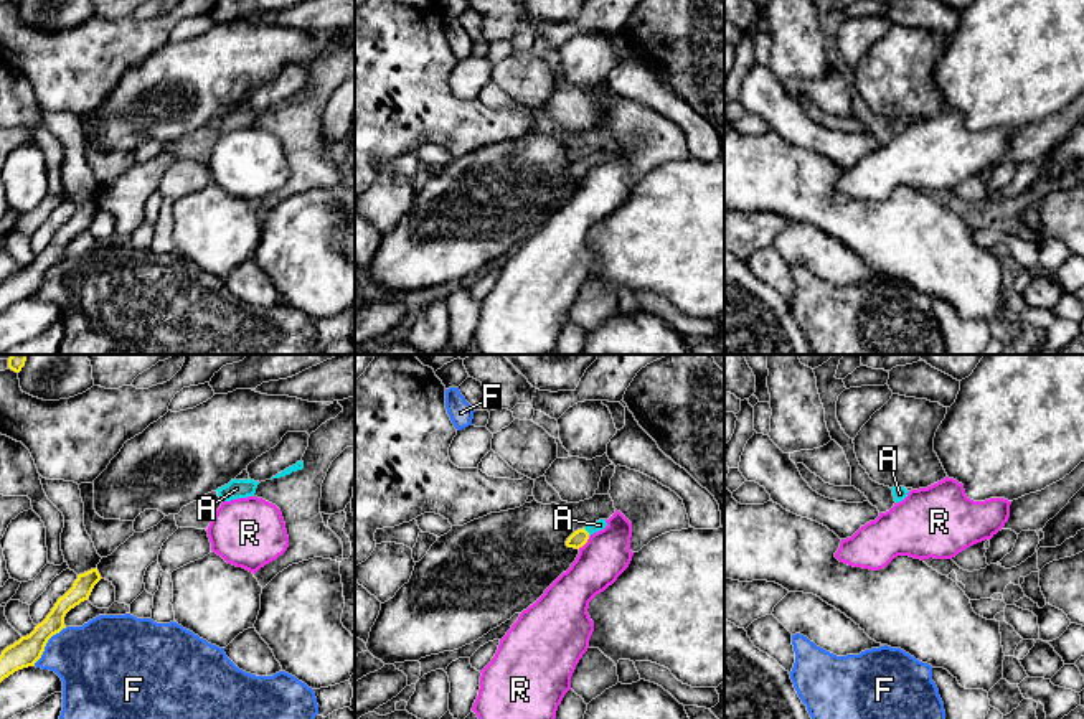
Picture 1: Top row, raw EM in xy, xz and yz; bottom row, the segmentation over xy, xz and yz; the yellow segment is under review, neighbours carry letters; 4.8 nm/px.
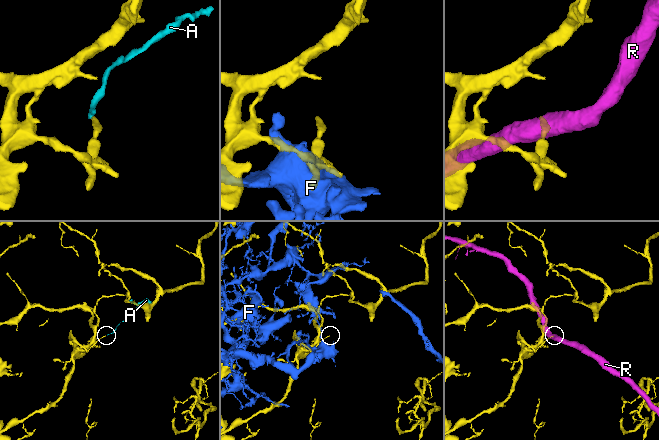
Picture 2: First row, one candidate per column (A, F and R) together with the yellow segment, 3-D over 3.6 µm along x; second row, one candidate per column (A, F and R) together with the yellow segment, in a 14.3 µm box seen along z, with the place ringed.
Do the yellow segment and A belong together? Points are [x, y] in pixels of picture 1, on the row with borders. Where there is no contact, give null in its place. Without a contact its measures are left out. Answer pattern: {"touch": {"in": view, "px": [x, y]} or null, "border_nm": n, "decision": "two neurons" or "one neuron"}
{"touch": {"in": "xz", "px": [586, 531]}, "border_nm": 50, "decision": "one neuron"}

